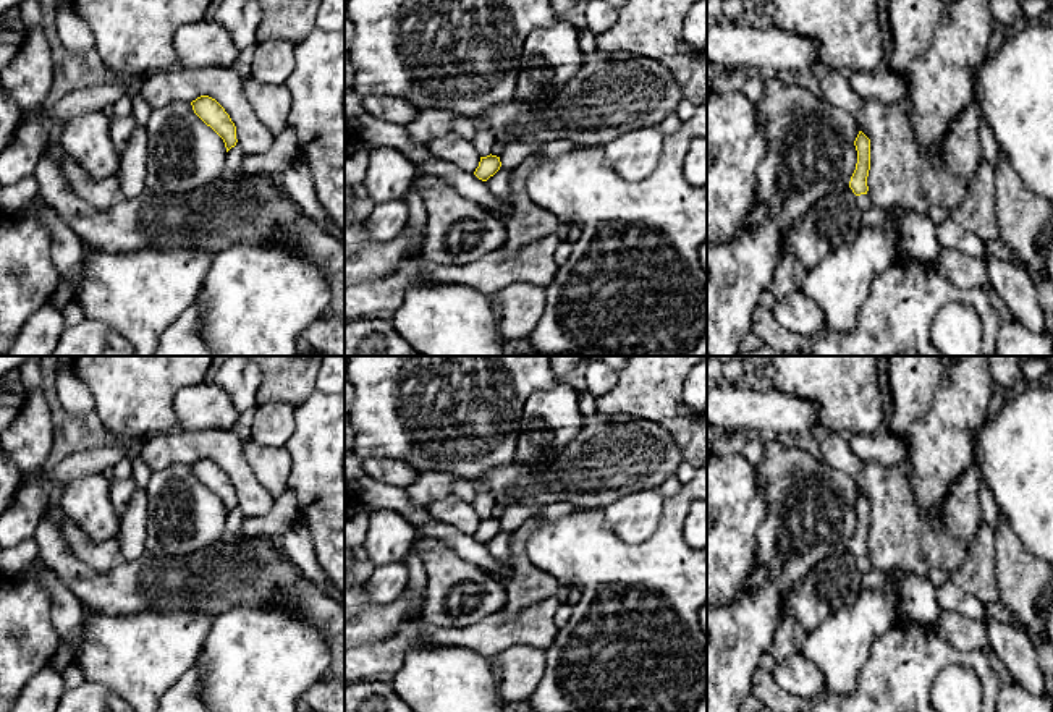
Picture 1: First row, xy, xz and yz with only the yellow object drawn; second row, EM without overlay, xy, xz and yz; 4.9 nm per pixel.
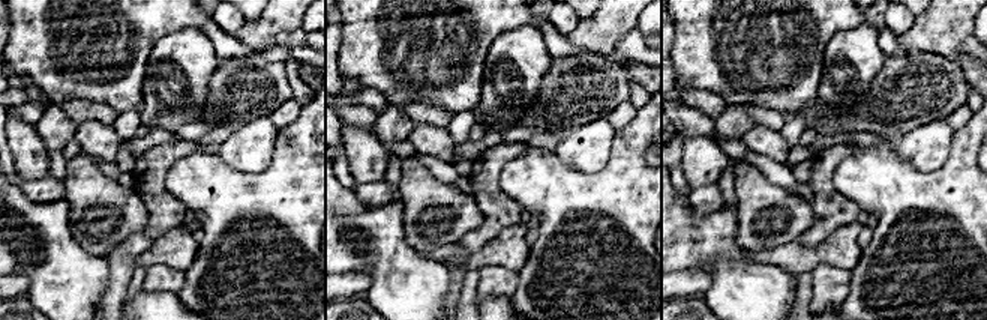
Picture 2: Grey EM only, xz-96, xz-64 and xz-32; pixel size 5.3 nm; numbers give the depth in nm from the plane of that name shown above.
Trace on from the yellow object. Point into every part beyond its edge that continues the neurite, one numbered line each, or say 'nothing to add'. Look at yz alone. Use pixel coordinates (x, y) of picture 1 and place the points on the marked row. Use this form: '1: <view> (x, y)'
1: yz (835, 219)

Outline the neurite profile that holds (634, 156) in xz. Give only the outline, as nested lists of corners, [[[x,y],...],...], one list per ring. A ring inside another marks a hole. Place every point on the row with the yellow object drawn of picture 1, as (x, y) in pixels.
[[[657,126],[621,133],[602,146],[605,162],[624,180],[650,176],[660,160],[665,134]]]

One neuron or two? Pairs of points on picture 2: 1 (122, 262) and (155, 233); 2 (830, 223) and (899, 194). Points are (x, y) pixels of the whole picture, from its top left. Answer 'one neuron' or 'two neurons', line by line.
1: one neuron
2: two neurons

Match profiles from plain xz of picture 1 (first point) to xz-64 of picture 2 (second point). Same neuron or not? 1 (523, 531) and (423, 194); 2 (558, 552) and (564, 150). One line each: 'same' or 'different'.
1: different
2: different

